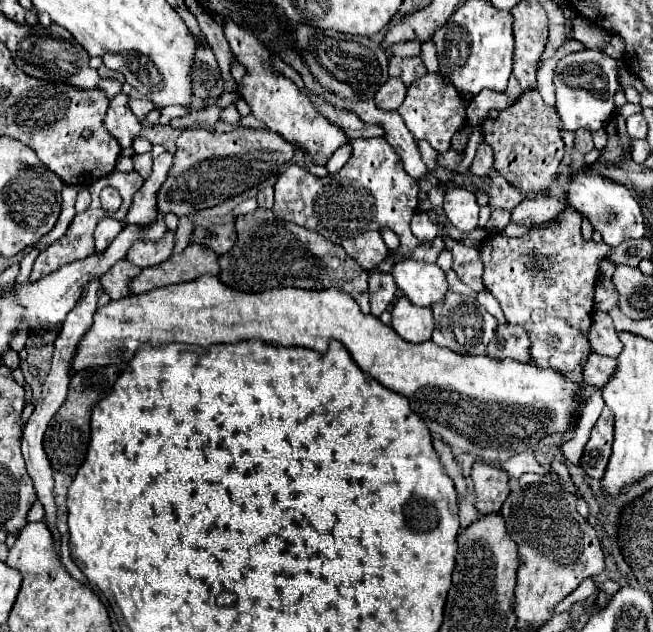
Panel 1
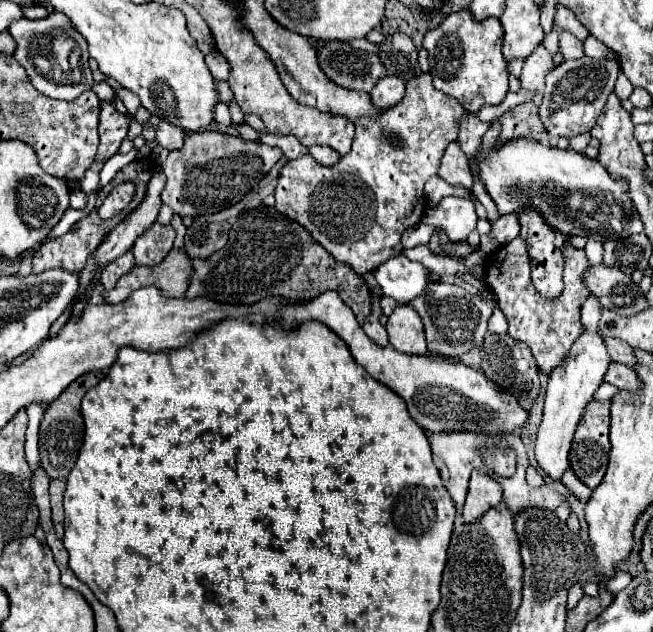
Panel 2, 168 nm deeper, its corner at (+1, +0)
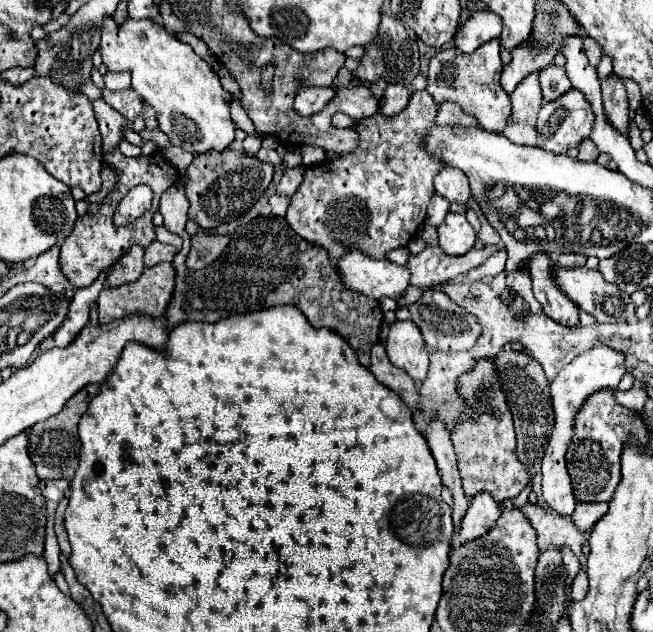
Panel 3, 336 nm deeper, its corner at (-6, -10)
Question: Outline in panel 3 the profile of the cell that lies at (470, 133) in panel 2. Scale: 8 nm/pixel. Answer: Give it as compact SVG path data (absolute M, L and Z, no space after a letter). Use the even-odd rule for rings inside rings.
M450 101L440 105L436 123L444 125L444 127L480 127L476 123L476 119L472 119L472 115L464 113L456 103L450 103Z

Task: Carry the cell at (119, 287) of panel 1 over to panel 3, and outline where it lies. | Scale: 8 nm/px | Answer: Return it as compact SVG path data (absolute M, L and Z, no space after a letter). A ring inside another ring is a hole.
M138 245L132 247L128 253L124 253L118 259L118 263L114 265L114 269L110 271L110 275L108 275L108 287L114 289L114 287L120 287L120 285L136 281L144 271L142 255L144 255L144 249L138 247Z

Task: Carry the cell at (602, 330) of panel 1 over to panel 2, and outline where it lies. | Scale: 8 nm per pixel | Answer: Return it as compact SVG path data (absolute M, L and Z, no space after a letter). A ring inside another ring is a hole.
M605 339L605 345L607 345L607 351L609 351L613 361L623 363L627 367L635 367L637 365L635 353L633 353L633 349L629 345L625 345L625 341L621 341L621 339Z

